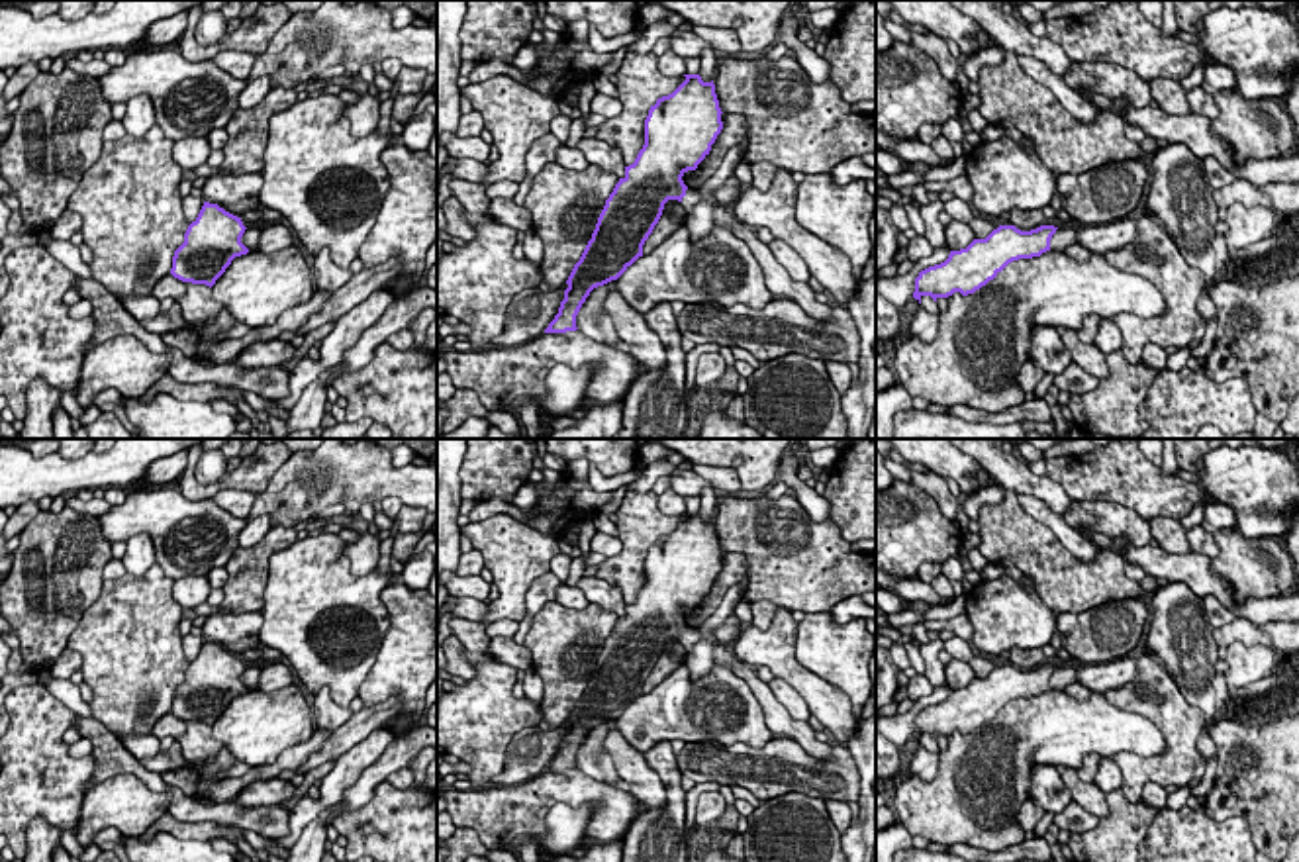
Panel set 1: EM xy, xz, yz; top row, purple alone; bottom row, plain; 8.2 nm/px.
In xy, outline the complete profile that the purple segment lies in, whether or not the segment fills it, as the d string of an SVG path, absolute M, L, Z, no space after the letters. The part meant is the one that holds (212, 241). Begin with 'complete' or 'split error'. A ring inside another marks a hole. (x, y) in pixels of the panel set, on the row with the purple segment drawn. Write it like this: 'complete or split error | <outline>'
complete | M204 202L184 233L184 243L174 251L170 274L212 288L235 257L249 253L241 243L245 229L241 217Z

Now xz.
split error | M684 76L672 94L650 106L645 145L605 200L592 239L566 280L558 313L545 333L578 329L576 315L590 292L617 280L643 257L643 245L668 200L678 200L686 214L699 202L699 192L688 188L682 176L709 155L723 129L723 112L713 80Z

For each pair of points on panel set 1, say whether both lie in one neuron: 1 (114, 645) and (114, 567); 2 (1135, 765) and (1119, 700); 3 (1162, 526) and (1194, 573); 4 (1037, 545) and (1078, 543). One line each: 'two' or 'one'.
1: two
2: one
3: two
4: two

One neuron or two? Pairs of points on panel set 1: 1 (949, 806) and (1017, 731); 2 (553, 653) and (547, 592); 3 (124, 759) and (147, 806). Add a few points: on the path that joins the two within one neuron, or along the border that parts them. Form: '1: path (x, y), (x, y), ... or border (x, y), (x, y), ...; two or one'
1: path (966, 788), (1006, 749); one
2: border (555, 598), (533, 616); two
3: border (89, 790), (134, 774), (173, 796); two

